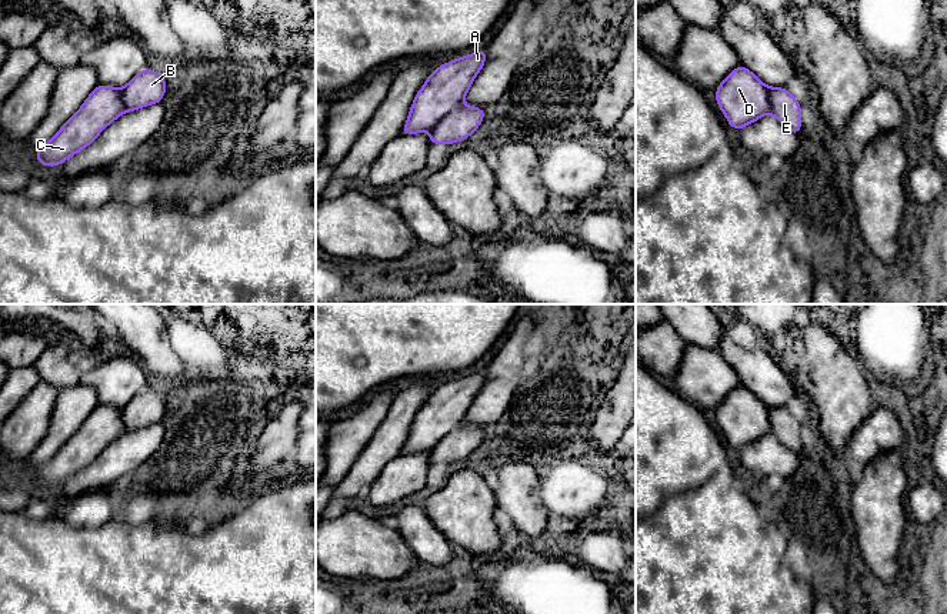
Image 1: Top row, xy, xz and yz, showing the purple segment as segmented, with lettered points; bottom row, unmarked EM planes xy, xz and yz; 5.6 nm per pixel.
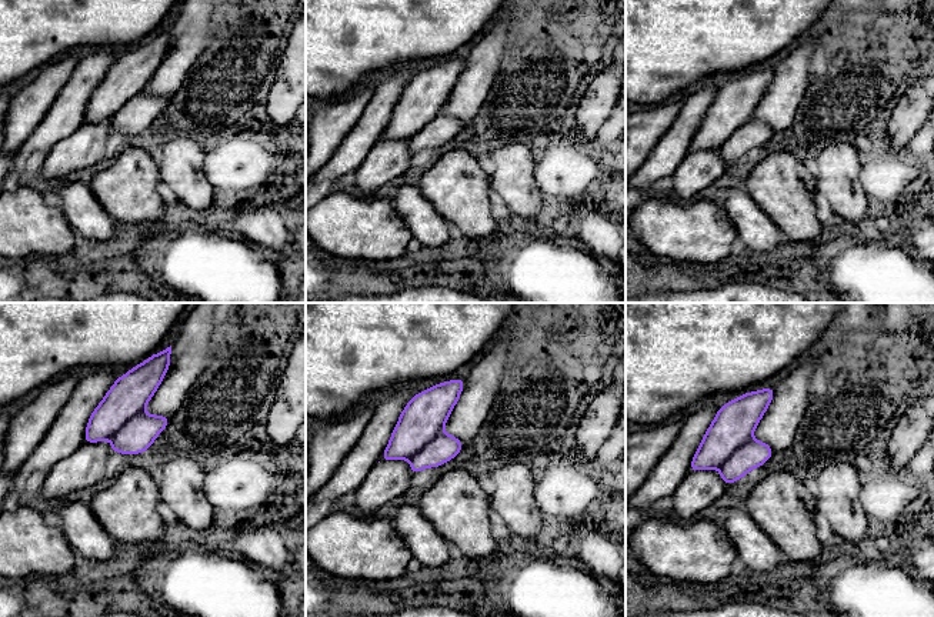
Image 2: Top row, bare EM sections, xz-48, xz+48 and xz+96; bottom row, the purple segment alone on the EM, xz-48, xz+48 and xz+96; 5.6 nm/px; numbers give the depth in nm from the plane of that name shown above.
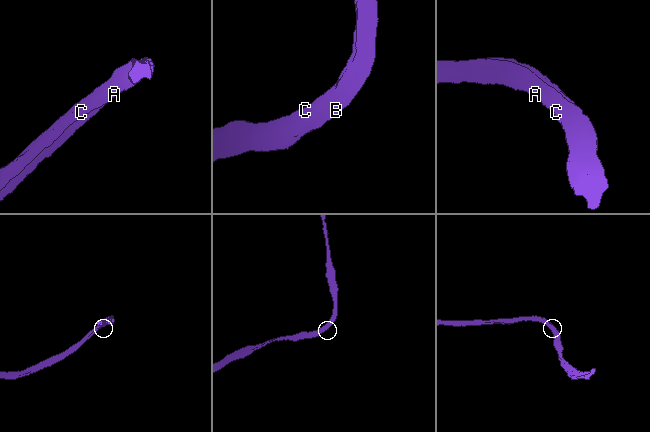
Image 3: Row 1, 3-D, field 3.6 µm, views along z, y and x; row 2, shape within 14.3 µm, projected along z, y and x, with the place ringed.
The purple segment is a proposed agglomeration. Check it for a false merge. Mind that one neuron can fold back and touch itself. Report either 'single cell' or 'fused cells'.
fused cells

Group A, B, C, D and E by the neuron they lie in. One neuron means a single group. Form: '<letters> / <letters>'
A C D / B E

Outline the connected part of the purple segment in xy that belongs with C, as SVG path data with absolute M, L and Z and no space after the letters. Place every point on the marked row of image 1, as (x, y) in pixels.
M99 84L56 136L36 150L37 164L59 167L90 146L123 113L121 89Z

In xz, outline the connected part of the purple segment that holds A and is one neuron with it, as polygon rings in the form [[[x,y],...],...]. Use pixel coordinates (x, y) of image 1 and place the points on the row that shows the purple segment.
[[[480,49],[439,66],[417,91],[401,134],[431,131],[444,116],[460,106],[483,69],[486,56],[486,49]]]

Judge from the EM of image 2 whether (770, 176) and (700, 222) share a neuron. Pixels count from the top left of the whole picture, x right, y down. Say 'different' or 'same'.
different

